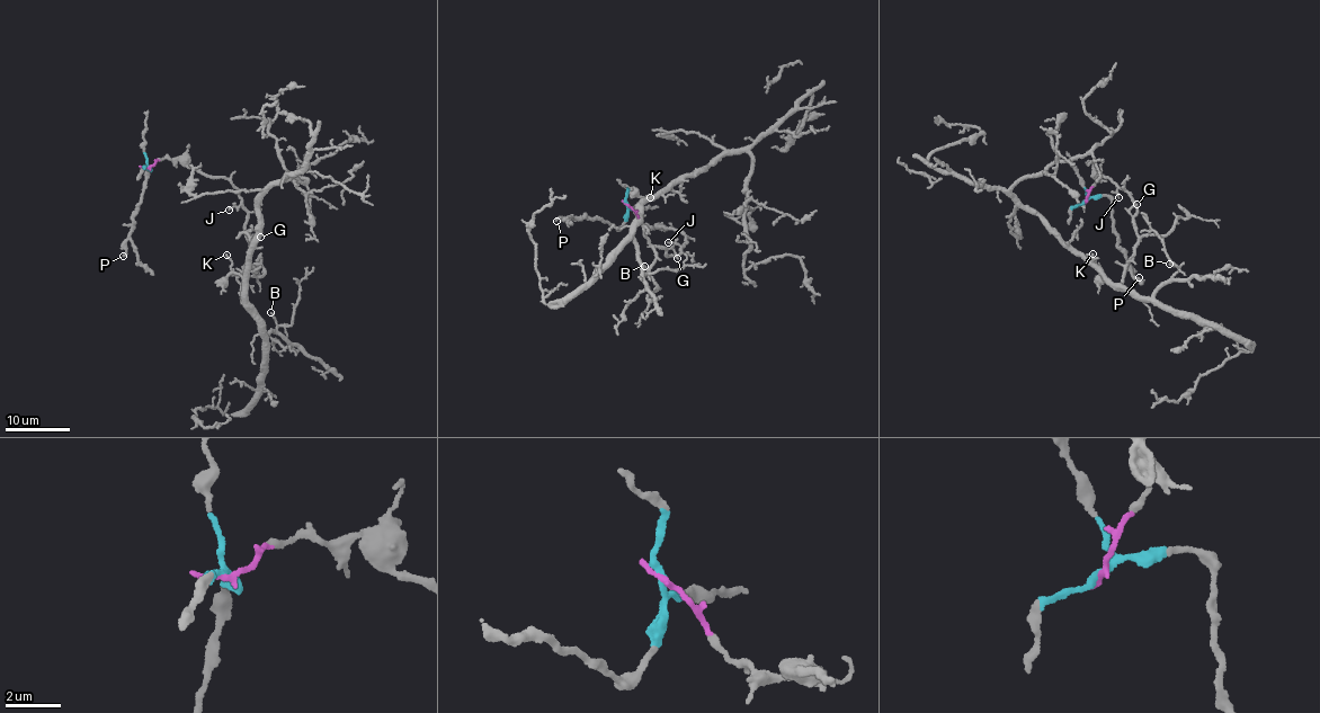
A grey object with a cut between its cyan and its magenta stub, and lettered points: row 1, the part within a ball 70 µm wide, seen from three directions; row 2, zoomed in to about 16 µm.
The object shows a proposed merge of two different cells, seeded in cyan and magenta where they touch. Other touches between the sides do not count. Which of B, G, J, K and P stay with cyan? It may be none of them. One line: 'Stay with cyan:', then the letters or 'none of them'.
Stay with cyan: P

